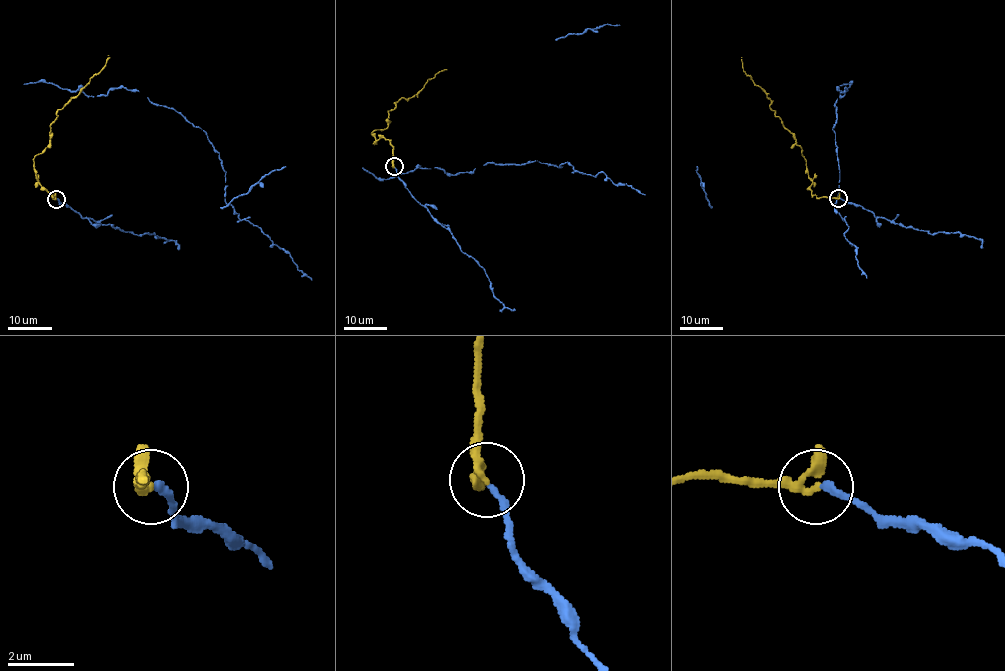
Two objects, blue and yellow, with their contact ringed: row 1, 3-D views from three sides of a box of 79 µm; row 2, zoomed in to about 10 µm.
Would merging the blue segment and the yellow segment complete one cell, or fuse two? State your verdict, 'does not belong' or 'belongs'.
belongs

